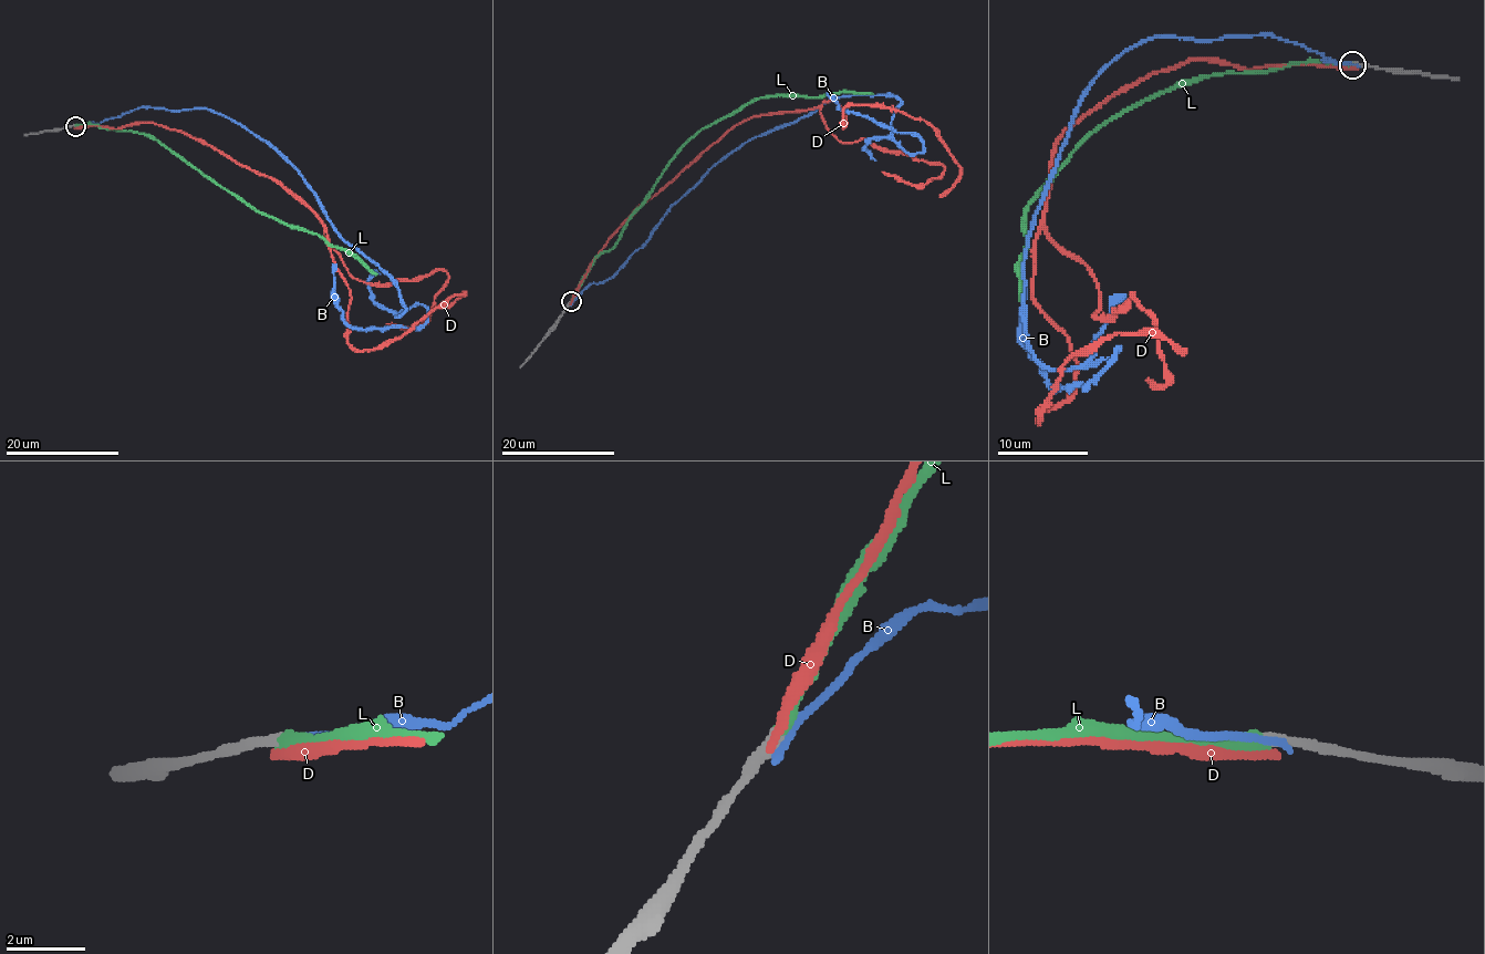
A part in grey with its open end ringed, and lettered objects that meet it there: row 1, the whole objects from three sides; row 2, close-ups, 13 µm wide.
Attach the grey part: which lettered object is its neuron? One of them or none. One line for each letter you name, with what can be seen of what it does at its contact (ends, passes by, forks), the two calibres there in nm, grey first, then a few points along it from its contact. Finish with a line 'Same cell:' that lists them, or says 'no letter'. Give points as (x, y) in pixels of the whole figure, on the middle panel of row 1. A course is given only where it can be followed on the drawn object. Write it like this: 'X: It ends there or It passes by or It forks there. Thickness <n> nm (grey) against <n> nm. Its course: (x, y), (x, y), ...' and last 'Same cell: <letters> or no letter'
L: It ends there. Thickness 340 nm (grey) against 400 nm. Its course: (571, 301), (589, 266), (614, 245), (629, 217), (673, 157), (702, 130), (756, 97), (873, 94)
Same cell: L

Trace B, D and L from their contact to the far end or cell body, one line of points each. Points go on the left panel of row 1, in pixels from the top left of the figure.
B: (75, 125), (142, 107), (231, 118), (397, 289), (395, 317), (418, 303), (426, 320), (352, 328), (336, 263)
D: (75, 127), (154, 123), (290, 189), (326, 232), (357, 350), (382, 349), (444, 307)
L: (75, 125), (93, 124), (152, 135), (260, 211), (352, 251), (377, 273)

